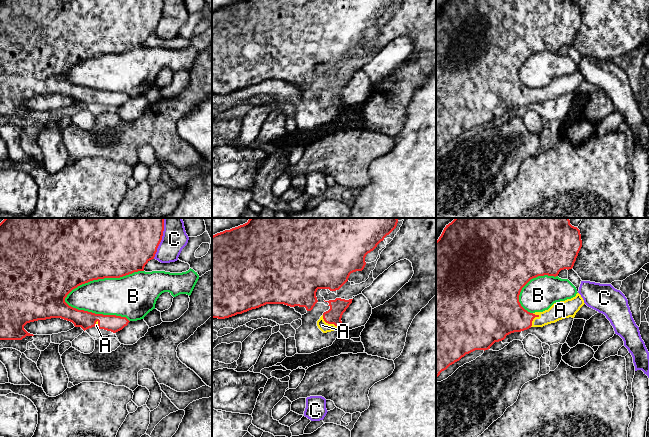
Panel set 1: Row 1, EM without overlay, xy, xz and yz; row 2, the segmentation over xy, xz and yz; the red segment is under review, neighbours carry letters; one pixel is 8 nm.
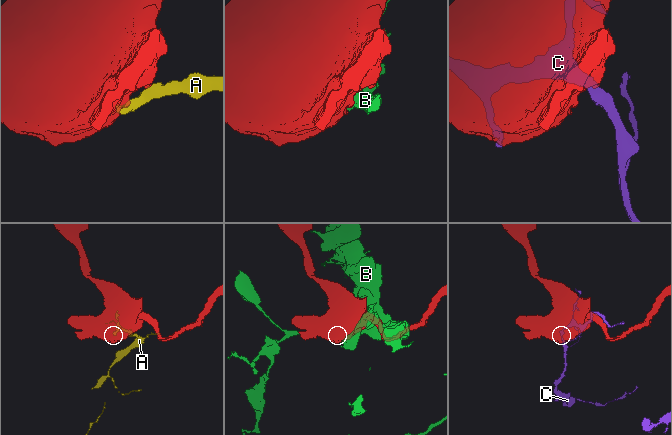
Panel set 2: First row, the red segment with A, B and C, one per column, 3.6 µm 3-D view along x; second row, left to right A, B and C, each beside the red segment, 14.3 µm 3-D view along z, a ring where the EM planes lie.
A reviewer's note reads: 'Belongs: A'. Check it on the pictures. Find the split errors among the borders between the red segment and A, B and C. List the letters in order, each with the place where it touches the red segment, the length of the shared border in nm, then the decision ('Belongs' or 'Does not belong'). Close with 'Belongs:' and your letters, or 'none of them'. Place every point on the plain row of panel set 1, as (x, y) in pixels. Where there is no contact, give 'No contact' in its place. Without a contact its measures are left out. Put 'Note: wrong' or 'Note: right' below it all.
A: Touches red at xz (330, 99). Shared border 180 nm. Belongs
B: Touches red at xy (102, 54). Shared border 700 nm. Does not belong
C: Touches red at xy (160, 17). Shared border 300 nm. Does not belong
Belongs: A
Note: right

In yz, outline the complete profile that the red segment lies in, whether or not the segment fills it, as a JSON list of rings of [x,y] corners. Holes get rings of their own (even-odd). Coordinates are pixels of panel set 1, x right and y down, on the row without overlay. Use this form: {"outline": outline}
{"outline": [[[448,0],[436,17],[436,154],[450,141],[459,137],[466,130],[475,126],[488,126],[495,119],[502,117],[507,111],[521,108],[531,103],[543,103],[559,96],[572,93],[585,80],[579,69],[571,75],[554,79],[548,86],[530,89],[520,78],[519,71],[522,64],[533,54],[538,52],[558,52],[564,45],[572,45],[578,29],[582,23],[580,6],[571,0]]]}

